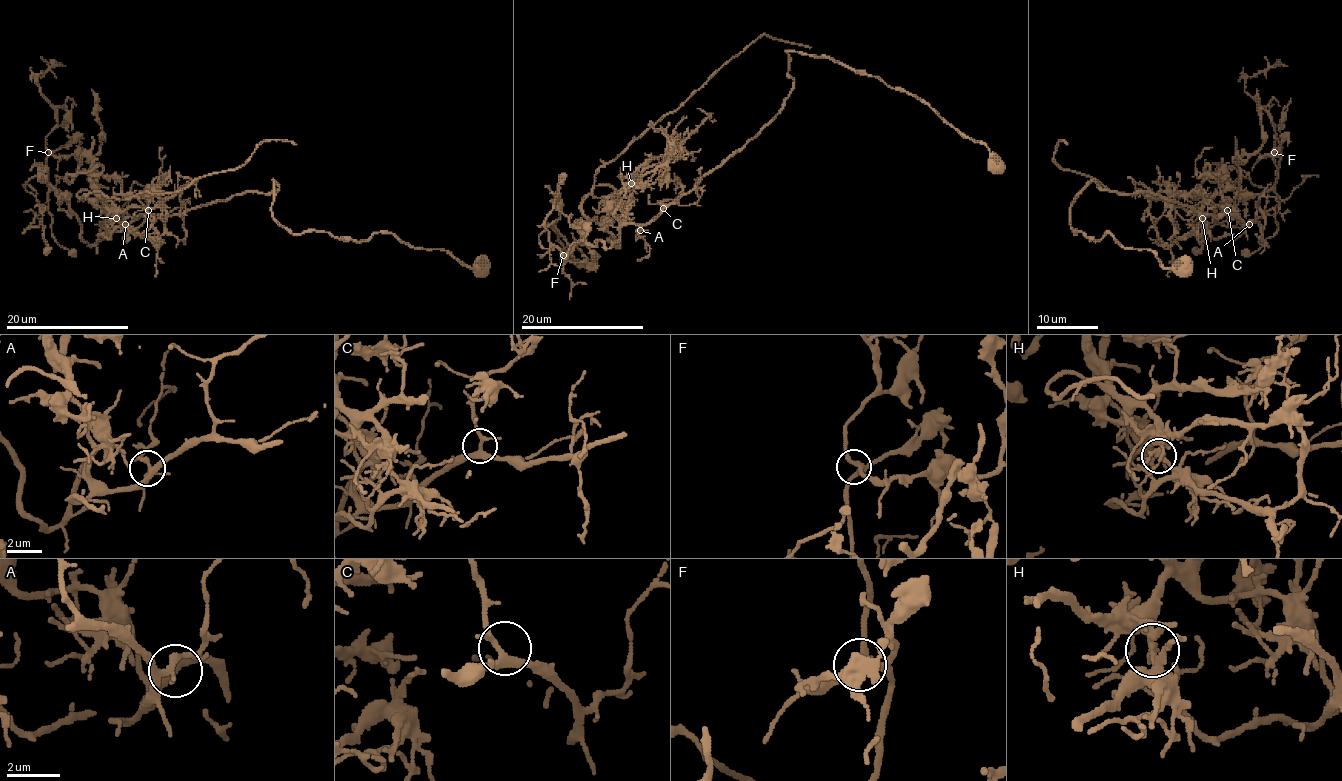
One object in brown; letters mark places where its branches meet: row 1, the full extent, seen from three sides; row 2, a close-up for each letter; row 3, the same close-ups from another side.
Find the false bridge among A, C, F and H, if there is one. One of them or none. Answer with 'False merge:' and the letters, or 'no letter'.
False merge: H

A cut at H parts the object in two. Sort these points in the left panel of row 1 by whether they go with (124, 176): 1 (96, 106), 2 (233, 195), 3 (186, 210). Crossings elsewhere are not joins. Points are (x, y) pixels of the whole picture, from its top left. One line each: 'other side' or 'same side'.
1: same side
2: other side
3: other side

